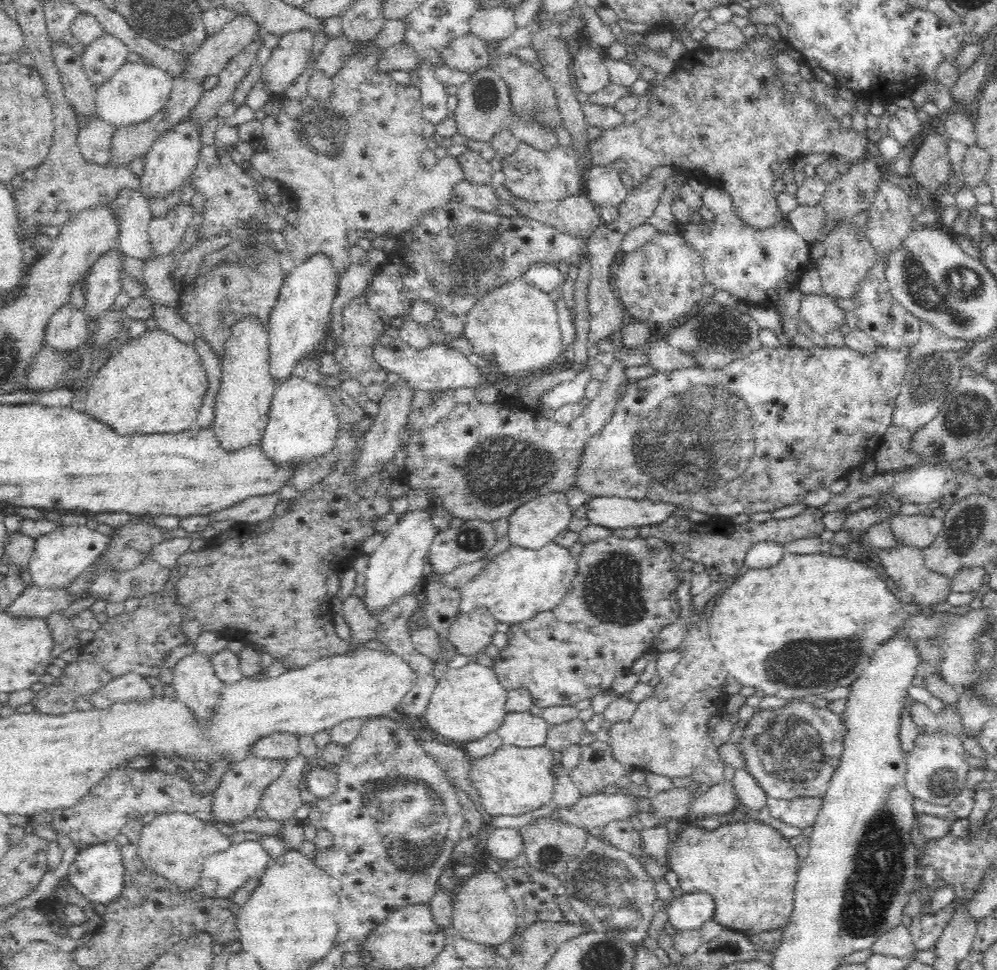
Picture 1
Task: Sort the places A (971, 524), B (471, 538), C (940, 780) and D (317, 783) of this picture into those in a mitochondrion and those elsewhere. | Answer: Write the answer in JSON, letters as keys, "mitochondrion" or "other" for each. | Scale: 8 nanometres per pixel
{"A":"mitochondrion","B":"mitochondrion","C":"mitochondrion","D":"other"}

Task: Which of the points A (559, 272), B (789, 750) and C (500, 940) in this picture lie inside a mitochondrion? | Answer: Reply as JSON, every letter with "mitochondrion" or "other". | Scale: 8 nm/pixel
{"A":"other","B":"mitochondrion","C":"other"}

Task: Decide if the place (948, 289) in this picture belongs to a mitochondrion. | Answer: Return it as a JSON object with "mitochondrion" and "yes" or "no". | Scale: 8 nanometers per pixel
{"mitochondrion":"yes"}

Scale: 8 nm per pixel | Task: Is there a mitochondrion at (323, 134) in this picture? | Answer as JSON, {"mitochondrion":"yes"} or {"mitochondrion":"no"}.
{"mitochondrion":"yes"}

